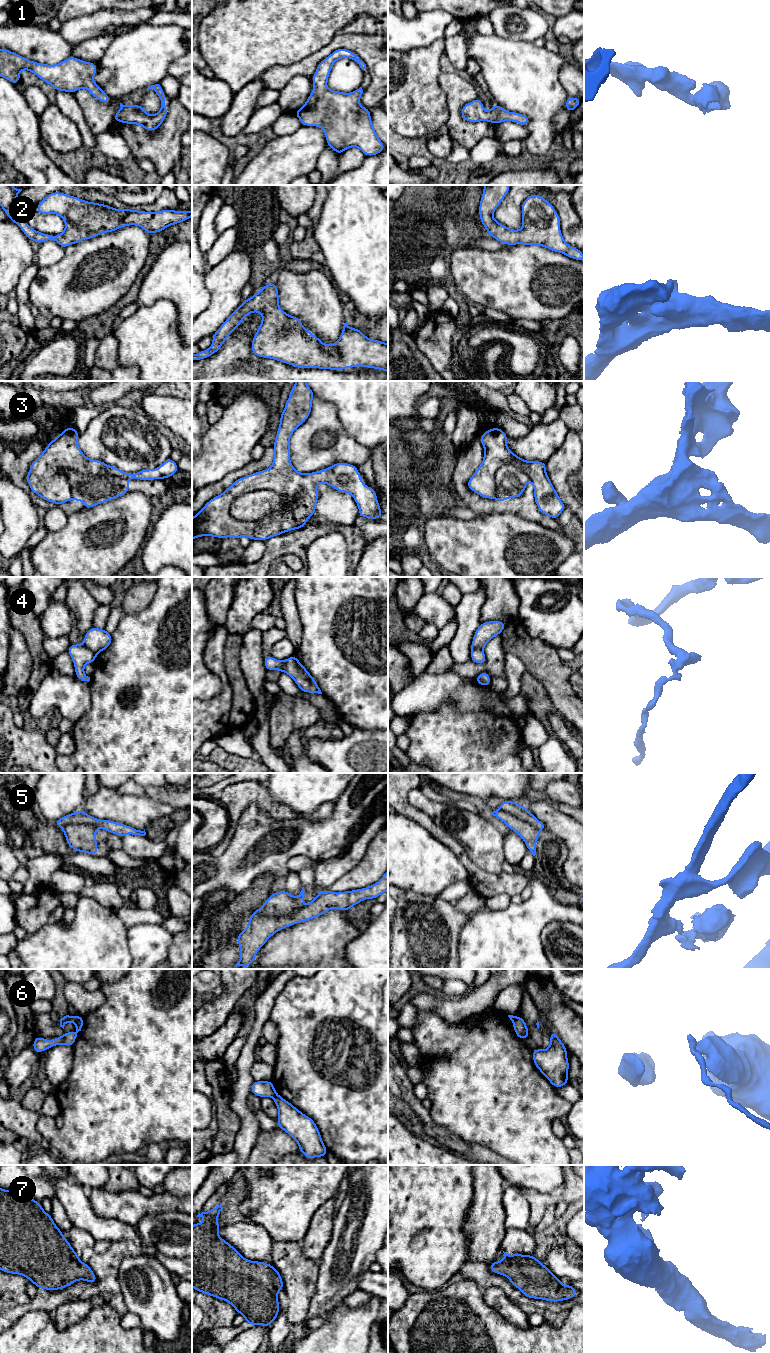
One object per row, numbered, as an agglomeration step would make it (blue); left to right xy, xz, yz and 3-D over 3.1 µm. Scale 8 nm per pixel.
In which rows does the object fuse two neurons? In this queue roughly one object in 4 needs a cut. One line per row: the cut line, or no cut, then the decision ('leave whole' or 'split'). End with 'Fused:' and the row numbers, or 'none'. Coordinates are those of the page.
1: no cut; leave whole
2: no cut; leave whole
3: cut in xz along (296, 506), (254, 521), (229, 512); split
4: cut in xy along (82, 644), (96, 654); split
5: cut in xz along (300, 906), (287, 914), (278, 916), (265, 916), (261, 907); split
6: cut in xy along (81, 1017), (75, 1023); split
7: no cut; leave whole
Fused: 3, 4, 5, 6

